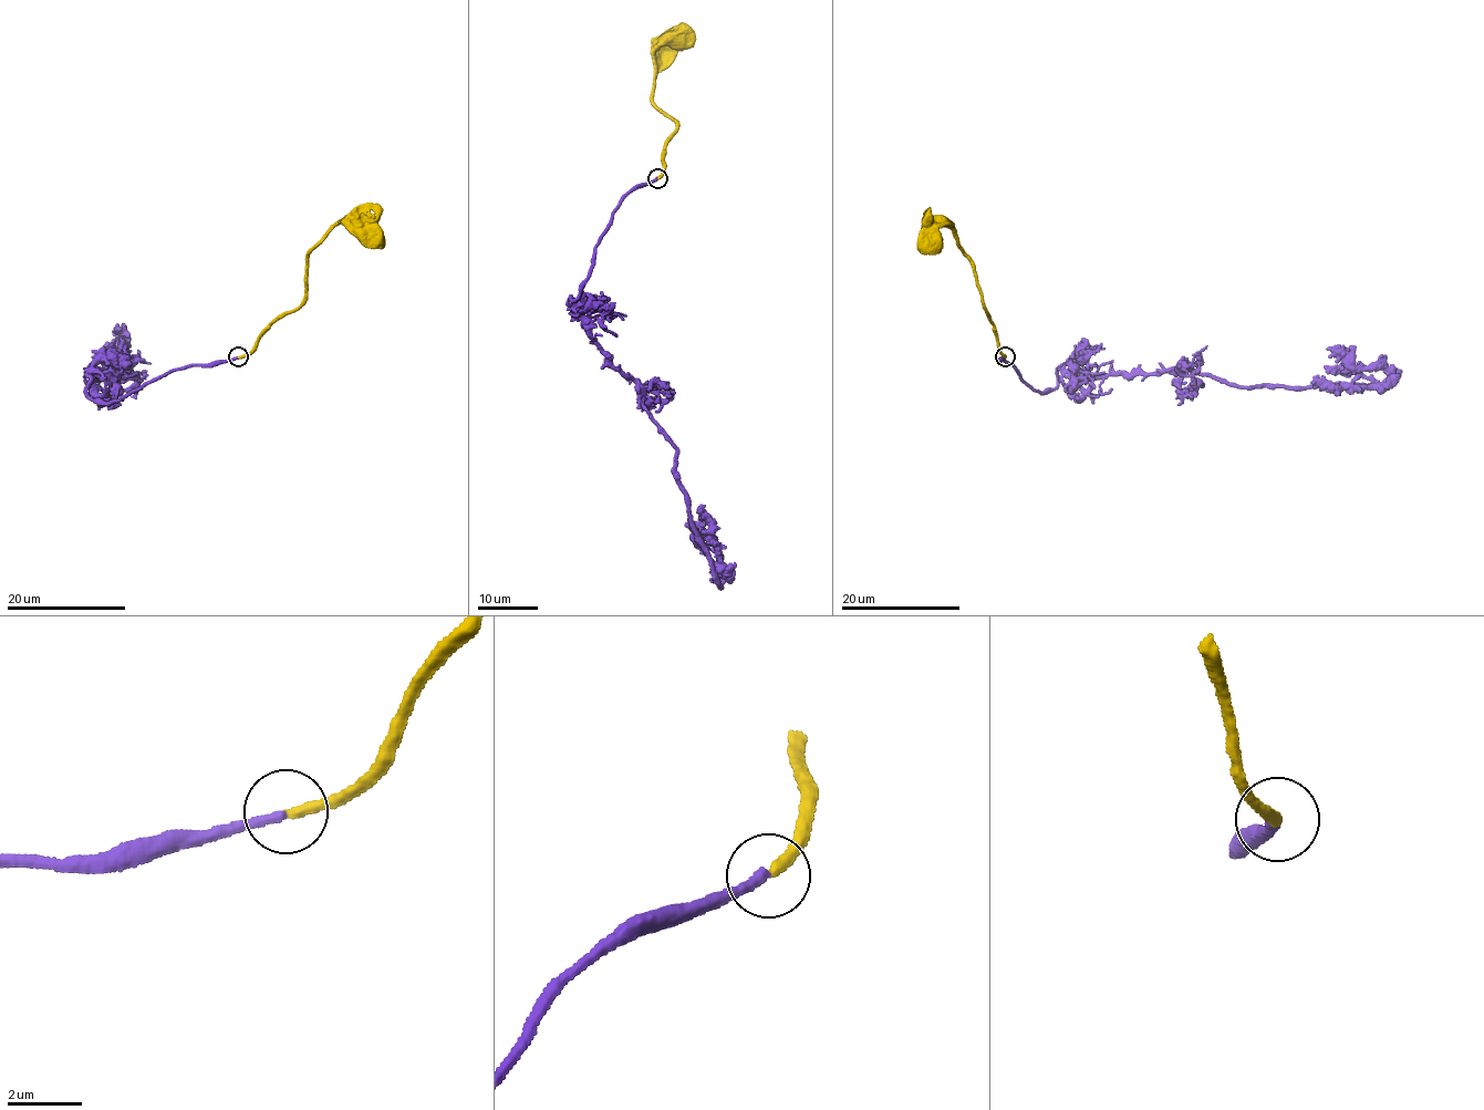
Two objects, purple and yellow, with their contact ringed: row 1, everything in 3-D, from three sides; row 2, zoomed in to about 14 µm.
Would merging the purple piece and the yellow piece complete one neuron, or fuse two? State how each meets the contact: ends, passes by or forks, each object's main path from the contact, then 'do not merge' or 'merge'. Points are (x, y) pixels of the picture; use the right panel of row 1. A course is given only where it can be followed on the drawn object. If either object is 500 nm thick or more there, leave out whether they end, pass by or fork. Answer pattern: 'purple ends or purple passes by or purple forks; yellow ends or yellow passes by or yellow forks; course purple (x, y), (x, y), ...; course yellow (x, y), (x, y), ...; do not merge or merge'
purple ends; yellow ends; course purple (1005, 356), (997, 360), (1040, 393), (1068, 364), (1101, 374), (1192, 369), (1246, 386), (1388, 377), (1327, 349); course yellow (1005, 356), (999, 350), (972, 259), (948, 227), (931, 226), (927, 232), (931, 244); merge

